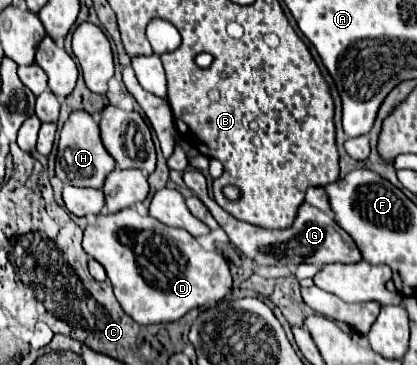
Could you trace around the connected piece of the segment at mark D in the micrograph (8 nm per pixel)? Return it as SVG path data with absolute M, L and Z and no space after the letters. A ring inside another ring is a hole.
M122 209L114 215L96 215L84 229L84 251L94 257L108 273L114 295L124 313L140 325L172 323L196 307L208 307L232 291L232 275L226 259L218 251L206 251L188 231L166 227L154 217L140 217L134 209Z

